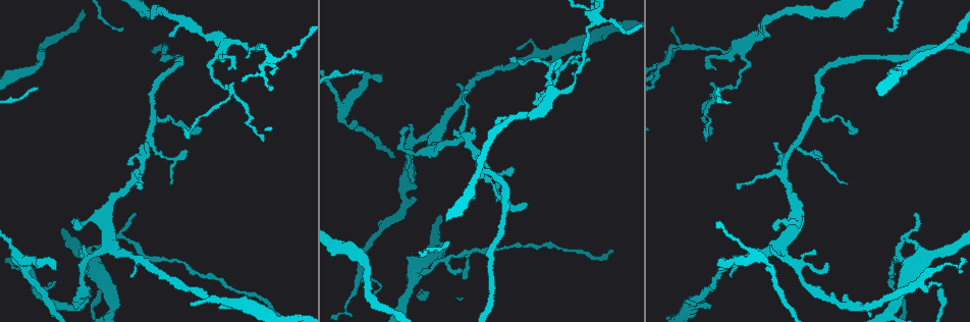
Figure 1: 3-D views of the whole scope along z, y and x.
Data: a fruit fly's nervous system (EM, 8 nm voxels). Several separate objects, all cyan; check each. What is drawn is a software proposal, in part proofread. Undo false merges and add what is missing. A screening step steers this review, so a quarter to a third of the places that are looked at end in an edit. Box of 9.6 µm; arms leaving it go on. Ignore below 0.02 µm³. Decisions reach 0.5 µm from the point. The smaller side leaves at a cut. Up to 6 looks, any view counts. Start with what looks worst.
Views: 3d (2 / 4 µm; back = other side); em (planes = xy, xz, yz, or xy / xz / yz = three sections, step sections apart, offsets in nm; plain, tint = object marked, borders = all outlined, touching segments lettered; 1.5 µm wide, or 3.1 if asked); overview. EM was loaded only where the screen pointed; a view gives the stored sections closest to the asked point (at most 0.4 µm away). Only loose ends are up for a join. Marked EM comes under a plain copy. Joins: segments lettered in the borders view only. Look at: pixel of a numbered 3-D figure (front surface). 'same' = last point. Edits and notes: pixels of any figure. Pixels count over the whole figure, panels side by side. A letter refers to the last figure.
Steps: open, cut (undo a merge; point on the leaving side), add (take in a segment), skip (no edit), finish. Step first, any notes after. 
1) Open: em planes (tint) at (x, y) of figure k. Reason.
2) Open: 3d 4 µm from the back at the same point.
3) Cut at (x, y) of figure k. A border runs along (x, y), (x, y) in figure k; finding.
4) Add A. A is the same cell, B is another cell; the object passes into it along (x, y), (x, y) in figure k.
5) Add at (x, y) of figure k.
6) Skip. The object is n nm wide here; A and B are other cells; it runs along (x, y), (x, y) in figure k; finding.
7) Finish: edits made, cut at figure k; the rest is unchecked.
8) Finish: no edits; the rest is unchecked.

Open: 3d 2 µm at (553, 70) of figure 1. Thin end.

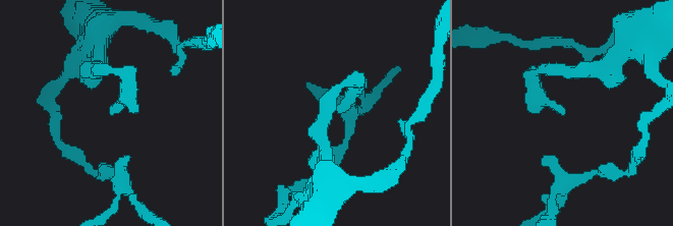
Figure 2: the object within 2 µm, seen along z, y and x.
Open: em planes (borders) at (563, 112) of figure 2.

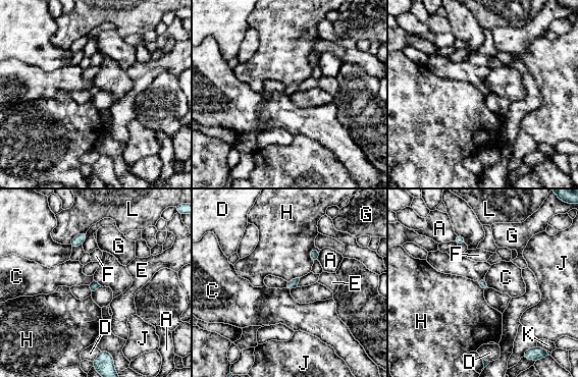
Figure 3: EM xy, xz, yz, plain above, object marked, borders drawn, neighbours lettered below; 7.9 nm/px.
Skip. A, C, D, E, F, G, H, J, K and L are other cells; a border runs along (484, 279), (490, 287) in figure 3; no lettered segment goes on from it.

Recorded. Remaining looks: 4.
Open: 3d 2 µm at (135, 214) of figure 1. Branch stops here.

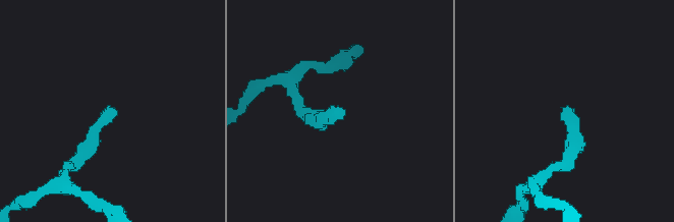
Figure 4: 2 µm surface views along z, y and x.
Open: em planes (borders) at (112, 111) of figure 4. Now the EM.

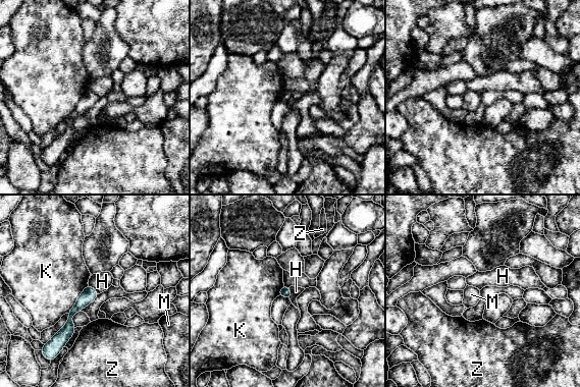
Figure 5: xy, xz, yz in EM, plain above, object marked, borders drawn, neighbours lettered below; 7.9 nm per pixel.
Skip. H, K, M and Z are other cells; it runs along (90, 289), (70, 314), (60, 344) in figure 5; no lettered segment goes on from it.

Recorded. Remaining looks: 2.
Open: em xz step 8 (borders) at (732, 276) of figure 1. Thin end.

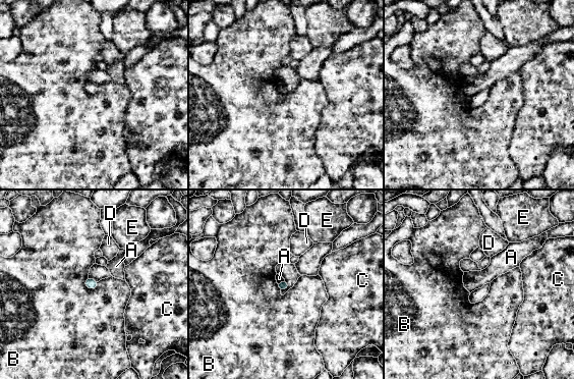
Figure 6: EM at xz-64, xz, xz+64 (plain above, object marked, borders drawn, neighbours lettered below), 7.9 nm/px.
Open: em planes (borders) at the same point.

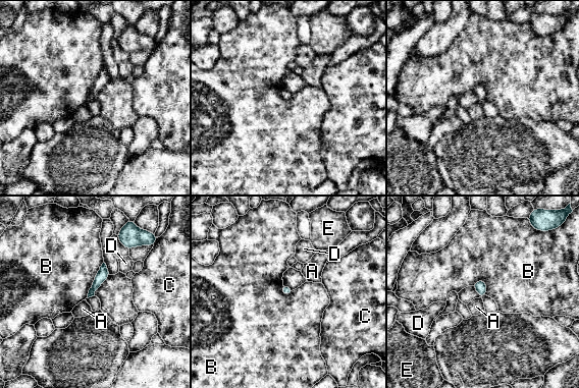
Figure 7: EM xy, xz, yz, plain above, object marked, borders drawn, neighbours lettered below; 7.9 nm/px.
Skip. A, B, C, D and E are other cells; a border runs along (103, 262), (87, 296) in figure 7; no lettered segment goes on from it.

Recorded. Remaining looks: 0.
Finish: no edits; the rest is unchecked.

